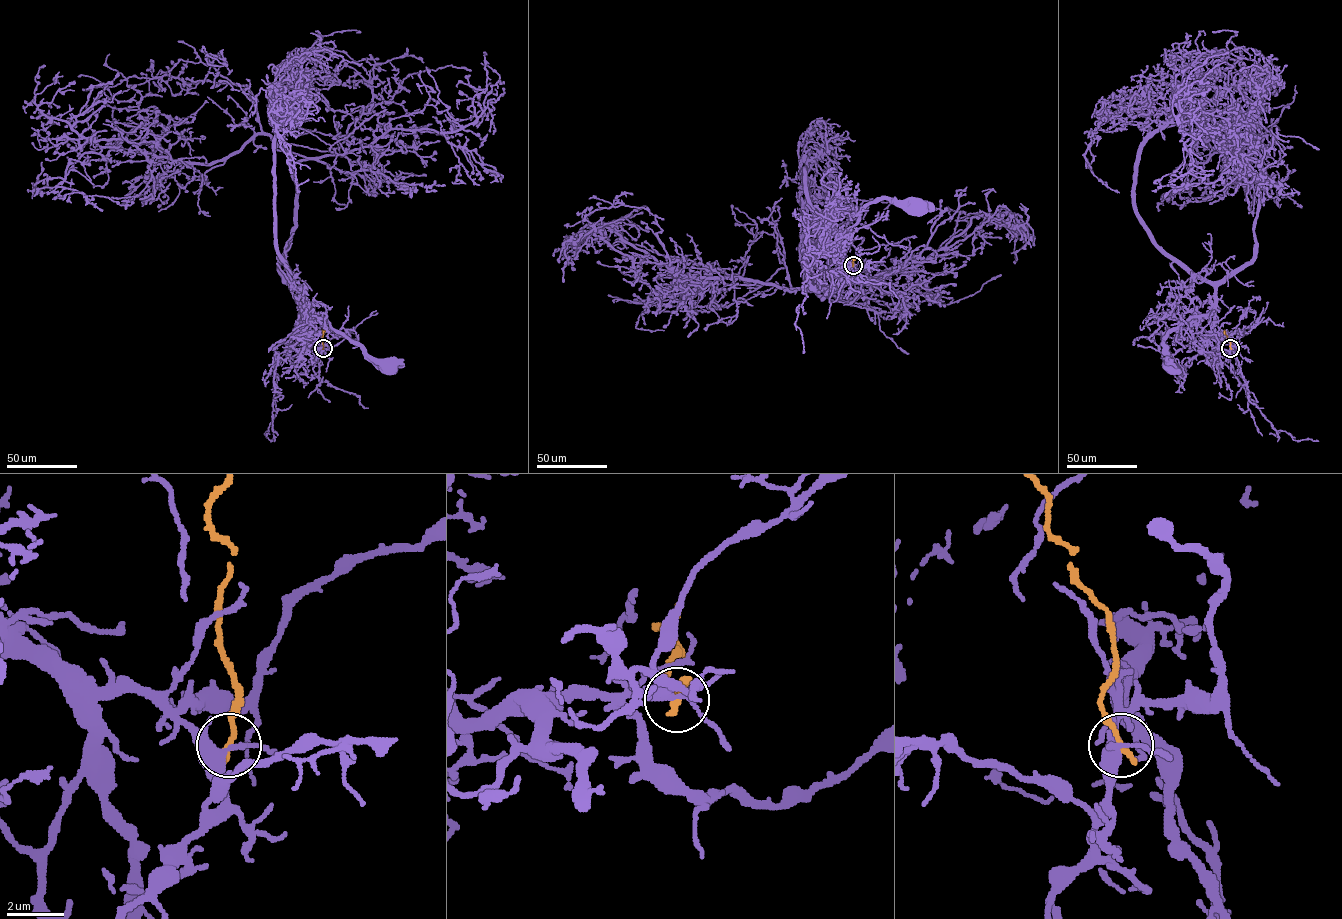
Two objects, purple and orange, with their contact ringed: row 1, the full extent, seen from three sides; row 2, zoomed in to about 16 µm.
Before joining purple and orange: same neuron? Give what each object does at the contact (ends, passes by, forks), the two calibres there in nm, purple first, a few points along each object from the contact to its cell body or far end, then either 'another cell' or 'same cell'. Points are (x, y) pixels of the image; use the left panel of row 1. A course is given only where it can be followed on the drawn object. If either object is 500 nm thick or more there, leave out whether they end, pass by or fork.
purple forks | orange ends | 320/240 nm | purple via (323, 348), (302, 337), (303, 323), (312, 316), (322, 316), (337, 333), (390, 367) | orange via (323, 348), (322, 330) | another cell

